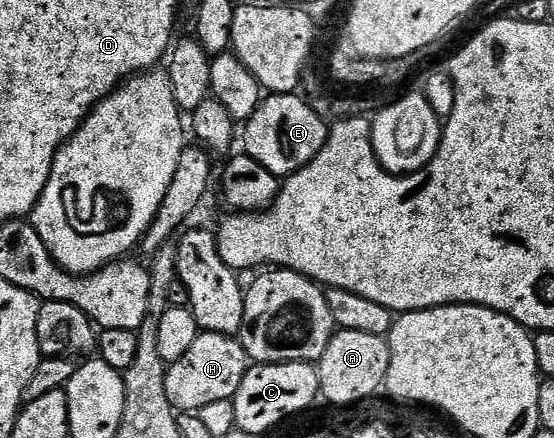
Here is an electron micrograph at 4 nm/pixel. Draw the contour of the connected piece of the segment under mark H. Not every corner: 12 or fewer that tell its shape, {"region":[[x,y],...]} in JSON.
{"region":[[198,331],[165,369],[178,413],[232,400],[251,367],[237,336]]}

